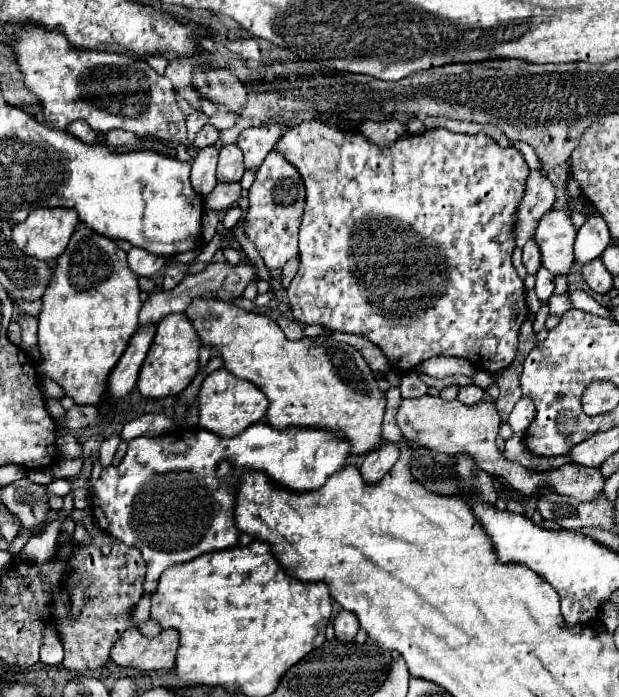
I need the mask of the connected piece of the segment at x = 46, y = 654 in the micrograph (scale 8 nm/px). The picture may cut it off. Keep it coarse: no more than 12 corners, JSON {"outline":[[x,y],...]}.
{"outline":[[53,630],[43,638],[41,662],[59,666],[63,660],[63,646]]}

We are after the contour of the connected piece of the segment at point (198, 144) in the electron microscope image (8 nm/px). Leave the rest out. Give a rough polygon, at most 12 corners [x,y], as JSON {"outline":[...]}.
{"outline":[[207,124],[199,130],[193,146],[213,146],[219,138],[219,130]]}

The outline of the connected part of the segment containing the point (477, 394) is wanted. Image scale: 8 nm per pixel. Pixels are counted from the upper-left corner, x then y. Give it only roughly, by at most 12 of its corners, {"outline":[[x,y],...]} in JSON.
{"outline":[[461,386],[457,400],[469,406],[483,400],[479,386]]}

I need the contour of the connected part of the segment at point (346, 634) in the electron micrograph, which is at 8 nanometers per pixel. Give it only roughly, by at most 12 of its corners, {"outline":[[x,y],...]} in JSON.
{"outline":[[339,610],[333,628],[341,642],[351,642],[359,630],[357,616]]}

